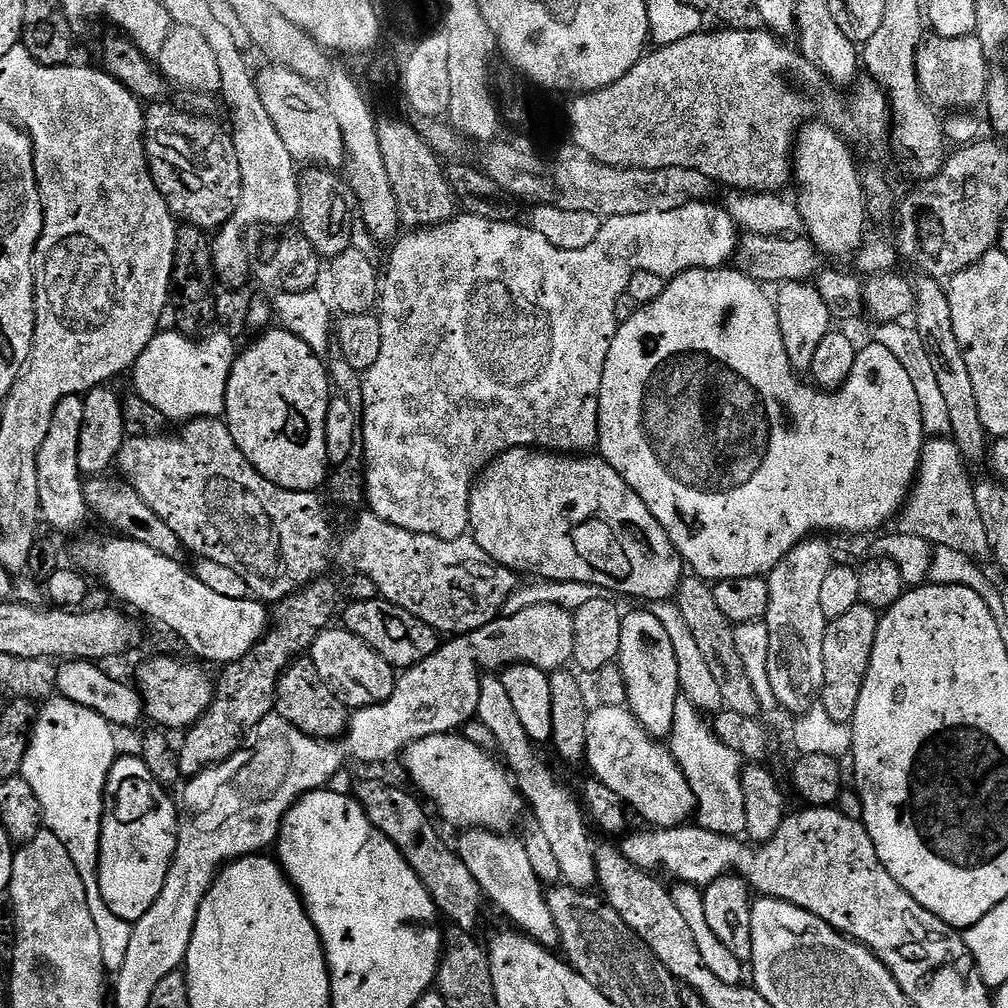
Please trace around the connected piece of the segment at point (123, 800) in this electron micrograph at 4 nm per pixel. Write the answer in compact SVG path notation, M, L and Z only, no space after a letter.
M121 755L112 764L108 781L104 787L104 821L100 831L100 889L106 906L118 914L118 918L134 922L154 906L166 874L172 865L176 849L176 825L178 823L178 804L168 797L169 789L159 784L150 774L150 766L139 755Z

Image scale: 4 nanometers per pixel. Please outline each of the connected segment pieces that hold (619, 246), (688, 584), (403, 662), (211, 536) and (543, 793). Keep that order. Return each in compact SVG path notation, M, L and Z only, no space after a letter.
M712 203L687 204L678 210L665 212L607 217L601 223L598 238L594 238L594 242L582 250L562 250L558 246L550 246L542 234L535 232L531 226L524 225L523 228L520 222L492 221L490 218L465 214L433 228L418 228L404 234L408 236L401 235L391 245L388 273L385 276L383 273L378 288L382 350L378 350L378 362L374 362L374 366L370 366L370 370L362 376L364 491L371 512L402 530L453 540L469 531L468 499L473 483L497 456L512 448L539 445L539 440L544 440L543 447L553 454L591 453L600 439L600 383L618 327L616 307L620 304L620 296L622 300L628 291L630 278L639 272L671 278L691 268L722 268L736 255L738 227L730 218L727 208Z
M688 574L681 580L674 601L681 610L684 621L690 626L695 641L698 642L698 650L701 651L706 666L718 682L719 692L724 699L724 708L743 716L759 717L762 709L754 694L754 686L750 686L750 678L746 678L746 668L734 642L736 628L728 621L726 614L718 610L718 602L714 602L712 590L713 585L709 581L701 580L695 574Z
M377 598L370 602L351 602L347 607L342 620L343 627L347 628L350 634L362 638L366 646L386 658L386 662L397 670L412 668L418 662L430 658L430 654L434 654L442 643L436 629L414 618L414 614L394 606L389 600Z
M223 419L189 420L181 428L184 429L177 436L159 434L152 437L125 439L118 457L118 463L120 463L119 475L127 480L134 490L138 490L142 502L146 502L146 506L150 506L150 510L154 510L154 514L158 514L158 518L162 518L162 522L166 522L166 526L170 526L170 530L174 530L174 534L180 539L181 545L185 549L189 548L190 551L197 552L197 557L234 570L246 582L251 595L261 602L285 600L287 596L294 594L299 588L304 588L313 580L321 579L327 573L324 571L331 566L332 559L336 556L336 536L332 533L332 524L328 521L327 514L324 513L324 504L319 500L319 495L316 492L295 492L294 490L279 488L262 474L258 474L258 470L246 458L246 454L242 454L242 450L238 450L238 442L234 442L234 434L230 434L230 430Z
M481 675L476 719L494 734L495 747L500 748L504 754L503 761L510 769L520 795L524 797L530 812L532 808L531 815L546 833L558 861L561 881L570 888L595 889L597 882L594 839L592 840L591 834L588 833L584 812L567 786L560 784L559 778L540 761L540 756L536 753L539 752L537 745L533 744L526 730L522 730L522 721L506 695L506 686L502 686L499 675Z

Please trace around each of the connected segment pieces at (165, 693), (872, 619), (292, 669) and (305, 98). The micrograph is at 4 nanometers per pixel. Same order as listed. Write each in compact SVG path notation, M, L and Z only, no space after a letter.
M156 656L148 660L136 672L135 687L138 689L141 700L144 701L144 710L147 719L152 719L153 725L164 730L187 730L202 718L202 714L212 704L214 695L213 677L203 672L201 665L196 662L183 664L172 656Z
M858 603L854 610L842 614L842 618L828 622L826 638L822 638L824 688L820 691L818 704L830 714L834 722L851 725L854 710L858 710L858 698L862 698L862 682L866 682L866 674L870 670L880 618L881 613L877 609Z
M311 658L293 660L286 671L280 675L276 691L275 715L286 718L290 726L298 726L302 734L315 740L334 740L343 737L348 730L350 709L322 682L322 674L314 666Z
M267 67L260 73L257 71L254 76L258 98L270 122L274 122L278 138L282 138L282 146L286 146L293 161L304 166L323 166L329 170L338 169L339 164L341 167L346 160L344 139L330 114L325 93L321 89L319 92L315 83L302 79L287 68Z

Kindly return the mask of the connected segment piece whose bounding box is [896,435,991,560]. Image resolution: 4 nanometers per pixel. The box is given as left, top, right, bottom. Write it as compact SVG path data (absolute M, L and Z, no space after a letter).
M947 435L925 439L913 489L896 519L897 533L920 537L932 546L951 548L975 560L987 559L991 555L989 539L975 505L975 483L967 467L964 455Z

